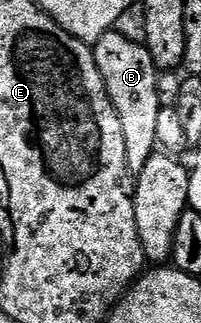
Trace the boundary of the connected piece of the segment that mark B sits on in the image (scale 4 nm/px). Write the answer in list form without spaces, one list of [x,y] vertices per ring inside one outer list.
[[[116,31],[102,34],[100,41],[94,45],[94,51],[98,70],[102,74],[102,82],[122,122],[122,138],[126,138],[126,166],[129,173],[137,174],[158,148],[155,135],[162,100],[160,100],[160,88],[156,85],[156,75],[158,75],[156,63],[150,58],[143,44],[132,42]]]

